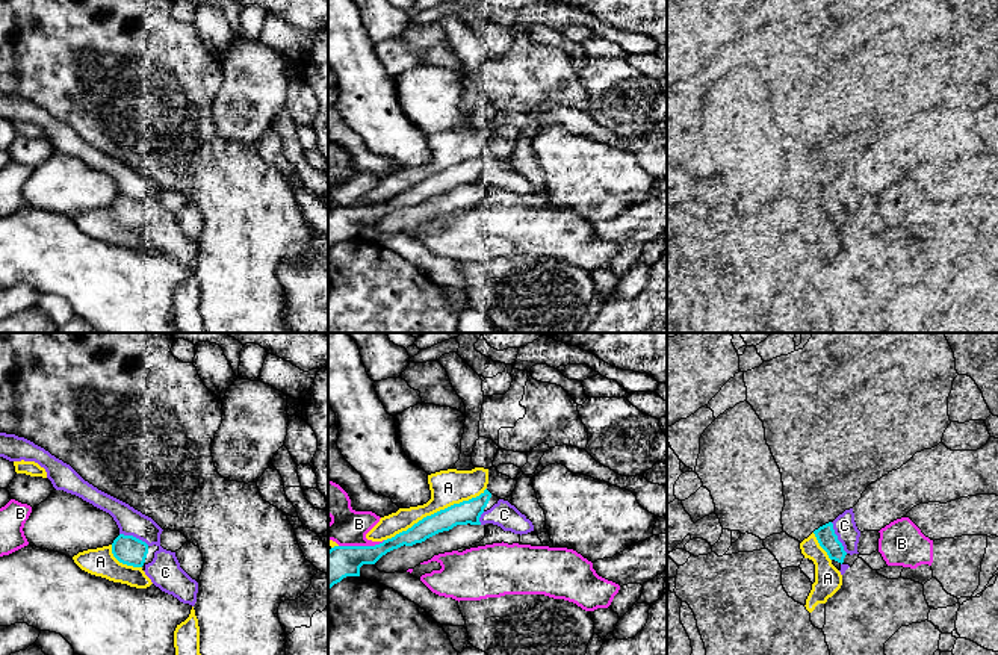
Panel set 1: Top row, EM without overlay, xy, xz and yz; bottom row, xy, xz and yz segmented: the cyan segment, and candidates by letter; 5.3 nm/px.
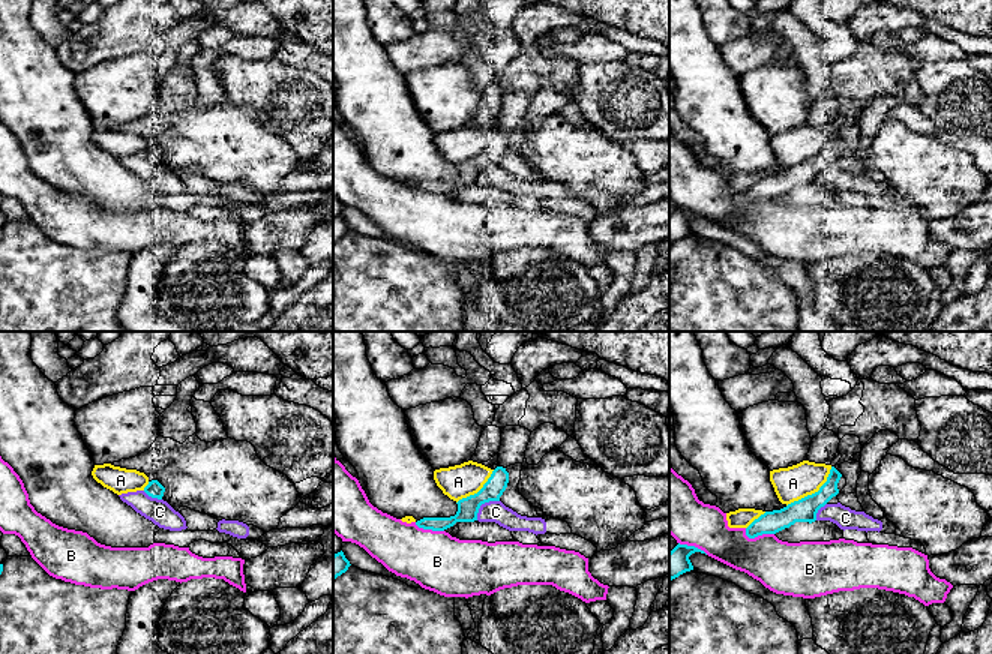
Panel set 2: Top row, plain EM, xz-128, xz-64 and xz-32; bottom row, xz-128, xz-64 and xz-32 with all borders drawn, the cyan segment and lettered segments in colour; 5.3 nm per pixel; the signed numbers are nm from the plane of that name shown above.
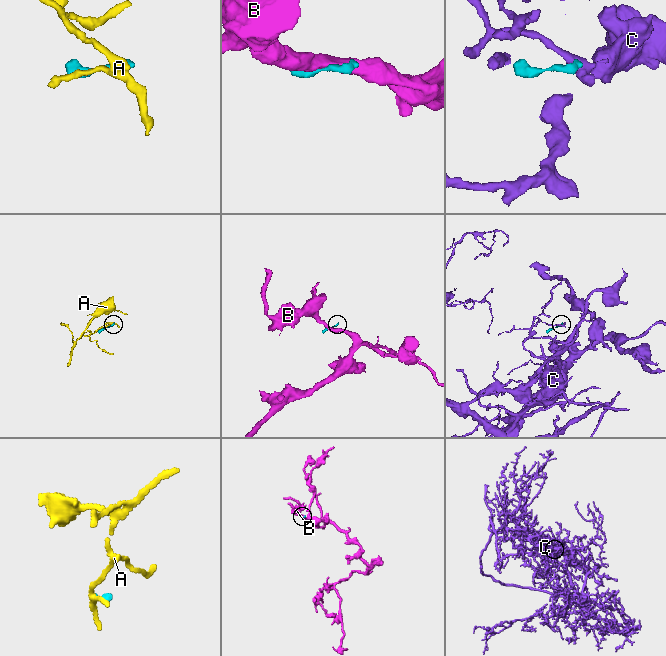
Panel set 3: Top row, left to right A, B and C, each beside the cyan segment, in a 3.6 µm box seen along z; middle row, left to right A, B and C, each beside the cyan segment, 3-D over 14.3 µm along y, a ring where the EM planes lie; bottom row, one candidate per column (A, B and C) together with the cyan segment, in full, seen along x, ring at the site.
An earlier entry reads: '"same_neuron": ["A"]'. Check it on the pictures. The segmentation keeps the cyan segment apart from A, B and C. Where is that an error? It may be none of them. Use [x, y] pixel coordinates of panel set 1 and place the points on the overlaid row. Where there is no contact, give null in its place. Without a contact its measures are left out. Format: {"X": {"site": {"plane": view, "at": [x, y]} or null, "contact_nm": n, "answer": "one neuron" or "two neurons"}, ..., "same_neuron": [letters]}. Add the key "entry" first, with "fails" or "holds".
{"entry": "fails", "A": {"site": {"plane": "xz", "at": [434, 513]}, "contact_nm": 600, "answer": "two neurons"}, "B": {"site": {"plane": "xz", "at": [362, 546]}, "contact_nm": 260, "answer": "two neurons"}, "C": {"site": {"plane": "yz", "at": [836, 537]}, "contact_nm": 190, "answer": "one neuron"}, "same_neuron": ["C"]}

